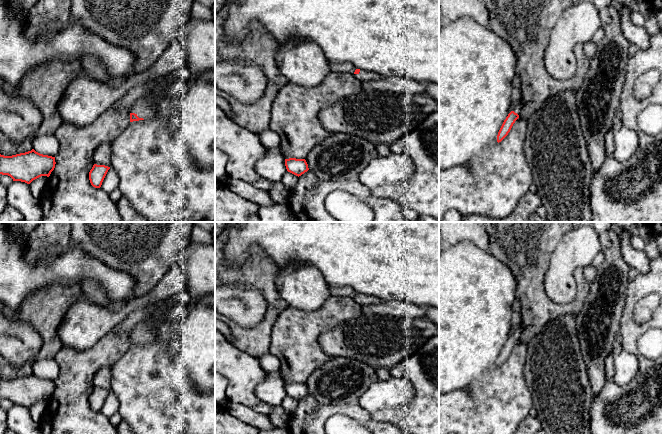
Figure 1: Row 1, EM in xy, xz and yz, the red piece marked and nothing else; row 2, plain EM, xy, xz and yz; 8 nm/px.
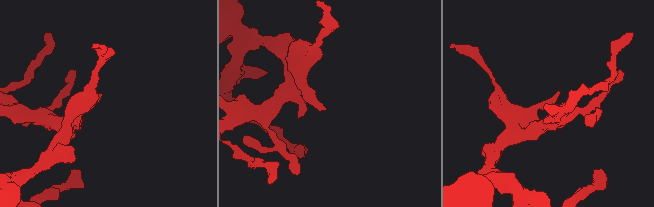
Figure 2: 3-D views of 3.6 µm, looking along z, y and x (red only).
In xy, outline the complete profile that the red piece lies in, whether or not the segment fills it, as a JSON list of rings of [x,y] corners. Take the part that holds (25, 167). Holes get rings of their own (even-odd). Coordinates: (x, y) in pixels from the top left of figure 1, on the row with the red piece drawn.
[[[34,149],[12,156],[0,154],[0,174],[27,184],[41,176],[49,177],[55,164],[55,157],[40,154]]]

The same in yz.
[[[520,100],[515,104],[513,110],[508,114],[508,116],[504,120],[504,122],[498,132],[498,135],[497,135],[497,142],[498,143],[501,142],[508,135],[513,124],[519,118],[519,114],[520,114],[521,109],[522,109],[522,103]]]

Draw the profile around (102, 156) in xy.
[[[111,142],[104,143],[97,147],[93,153],[93,162],[97,165],[110,167],[111,163]]]

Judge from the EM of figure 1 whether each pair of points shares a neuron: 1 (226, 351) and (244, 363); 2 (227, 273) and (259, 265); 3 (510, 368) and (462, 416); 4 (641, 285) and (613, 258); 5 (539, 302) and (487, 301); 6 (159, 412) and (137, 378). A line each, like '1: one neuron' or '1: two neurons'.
1: one neuron
2: one neuron
3: one neuron
4: two neurons
5: two neurons
6: one neuron

